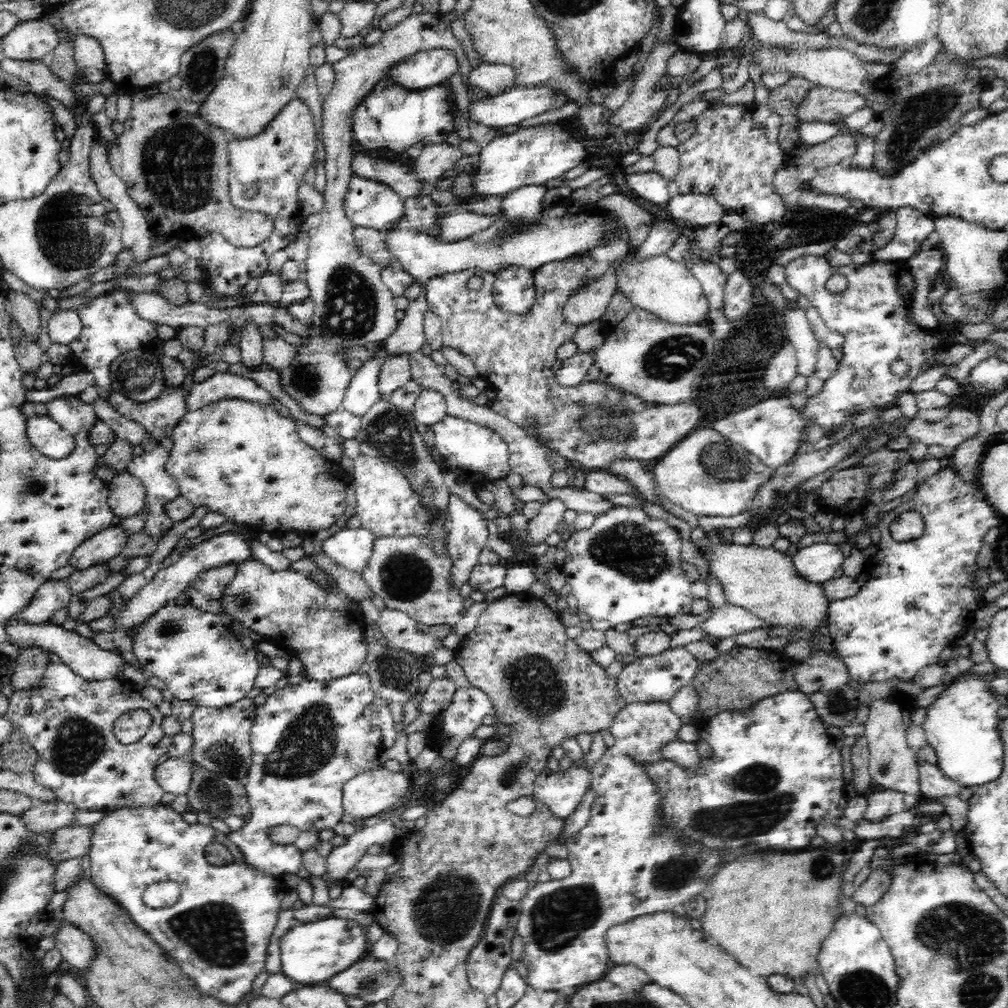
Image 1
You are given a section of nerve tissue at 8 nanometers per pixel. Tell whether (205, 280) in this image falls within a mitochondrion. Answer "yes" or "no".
no

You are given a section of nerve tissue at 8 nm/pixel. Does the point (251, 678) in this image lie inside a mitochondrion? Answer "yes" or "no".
no

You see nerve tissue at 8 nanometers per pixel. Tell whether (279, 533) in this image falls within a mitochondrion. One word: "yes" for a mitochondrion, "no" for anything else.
no

